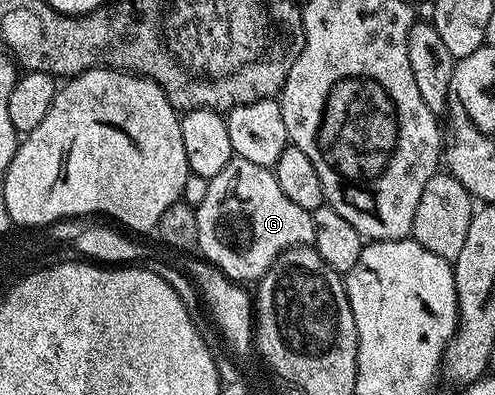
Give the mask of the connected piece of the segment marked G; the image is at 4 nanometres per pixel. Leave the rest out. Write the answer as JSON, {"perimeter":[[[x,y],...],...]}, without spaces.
{"perimeter":[[[237,157],[228,161],[216,177],[209,179],[208,193],[196,208],[198,213],[198,251],[201,258],[220,268],[233,281],[251,279],[257,281],[289,247],[305,247],[314,242],[314,216],[308,209],[300,209],[280,189],[273,170],[269,167],[252,165]]]}

